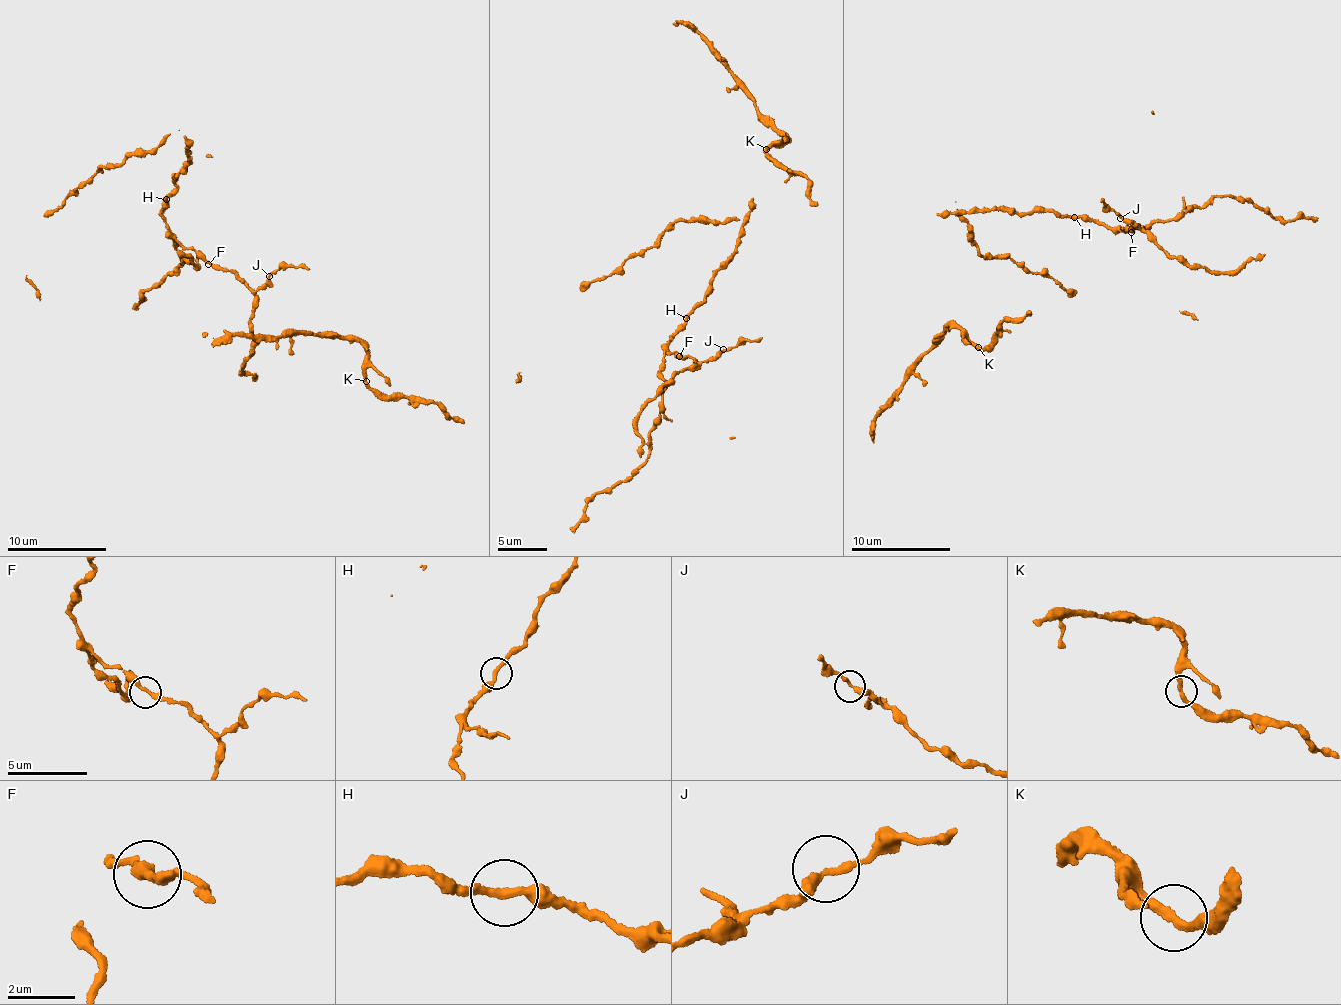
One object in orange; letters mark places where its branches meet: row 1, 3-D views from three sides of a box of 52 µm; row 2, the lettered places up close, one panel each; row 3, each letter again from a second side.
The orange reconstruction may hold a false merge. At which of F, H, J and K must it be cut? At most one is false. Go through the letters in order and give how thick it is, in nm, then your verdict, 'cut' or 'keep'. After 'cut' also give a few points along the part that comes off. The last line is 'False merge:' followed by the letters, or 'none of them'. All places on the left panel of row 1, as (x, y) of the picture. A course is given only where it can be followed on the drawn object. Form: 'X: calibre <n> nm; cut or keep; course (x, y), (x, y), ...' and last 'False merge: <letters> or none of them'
F: calibre 260 nm; keep
H: calibre 240 nm; keep
J: calibre 240 nm; keep
K: calibre 240 nm; keep
False merge: none of them

